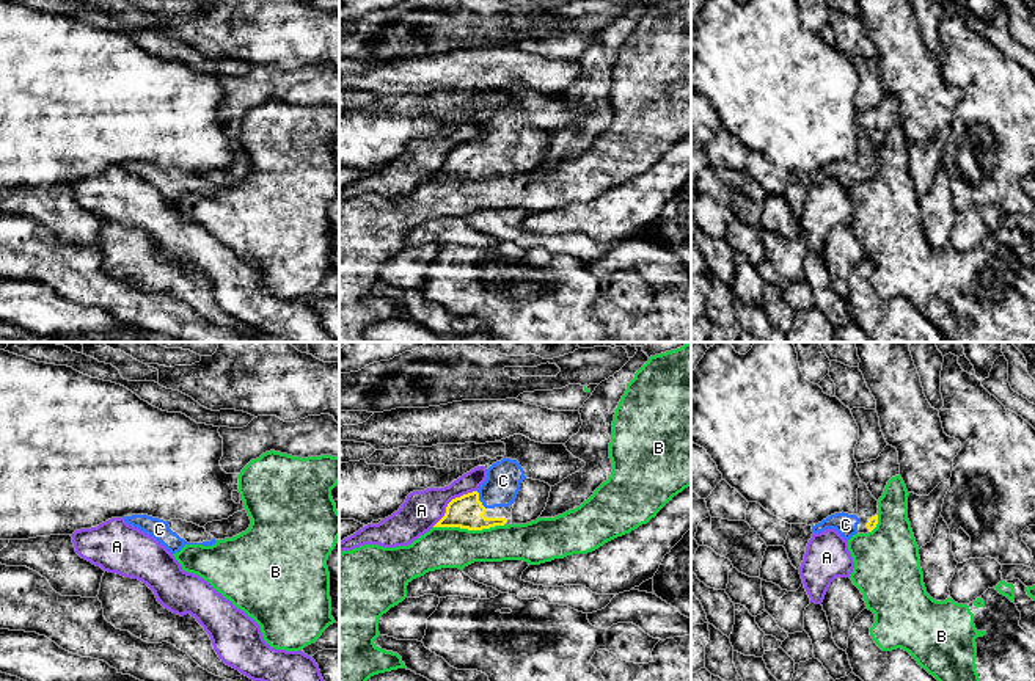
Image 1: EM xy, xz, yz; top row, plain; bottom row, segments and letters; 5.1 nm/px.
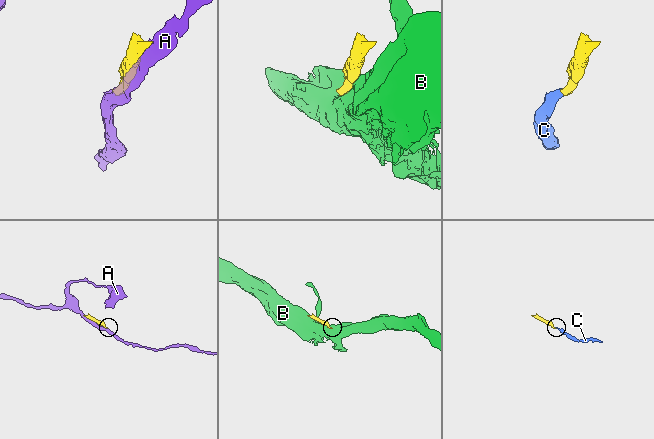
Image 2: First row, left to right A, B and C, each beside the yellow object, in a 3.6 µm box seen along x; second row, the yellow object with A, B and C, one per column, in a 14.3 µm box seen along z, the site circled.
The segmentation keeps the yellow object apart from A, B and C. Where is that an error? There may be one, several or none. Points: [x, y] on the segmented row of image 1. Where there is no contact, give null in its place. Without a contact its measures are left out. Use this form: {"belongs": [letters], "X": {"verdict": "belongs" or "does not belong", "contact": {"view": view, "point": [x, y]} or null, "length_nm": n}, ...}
{"belongs": ["C"], "A": {"verdict": "does not belong", "contact": {"view": "xz", "point": [451, 501]}, "length_nm": 300}, "B": {"verdict": "does not belong", "contact": {"view": "xz", "point": [468, 529]}, "length_nm": 360}, "C": {"verdict": "belongs", "contact": {"view": "xz", "point": [479, 501]}, "length_nm": 110}}

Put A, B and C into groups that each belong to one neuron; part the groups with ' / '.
A / B / C

